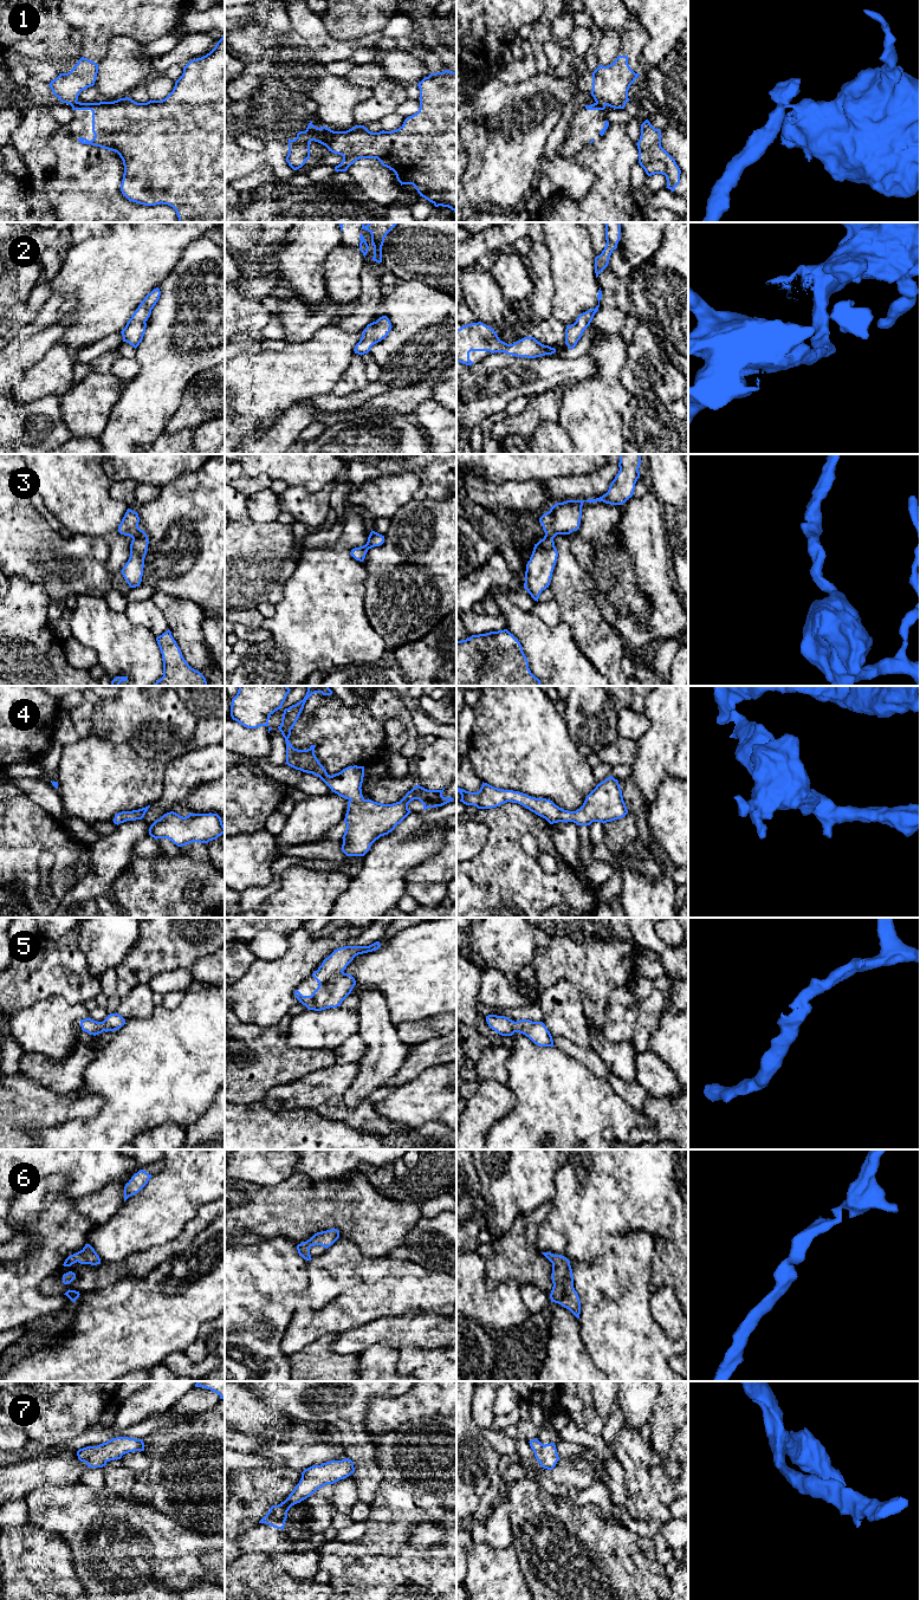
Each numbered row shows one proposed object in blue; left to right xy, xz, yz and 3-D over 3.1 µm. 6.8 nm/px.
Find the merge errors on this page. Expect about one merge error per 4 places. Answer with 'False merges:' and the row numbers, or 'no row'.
False merges: 1

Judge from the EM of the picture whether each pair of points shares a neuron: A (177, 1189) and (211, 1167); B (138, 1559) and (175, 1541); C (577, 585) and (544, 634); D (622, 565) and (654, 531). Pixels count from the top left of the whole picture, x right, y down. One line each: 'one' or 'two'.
A: one
B: one
C: two
D: two

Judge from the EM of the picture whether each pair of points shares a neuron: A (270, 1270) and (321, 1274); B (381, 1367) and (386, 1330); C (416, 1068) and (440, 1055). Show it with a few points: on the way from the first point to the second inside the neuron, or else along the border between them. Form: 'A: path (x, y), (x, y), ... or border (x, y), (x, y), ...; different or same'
A: border (309, 1261), (308, 1284), (291, 1296); different
B: border (397, 1349), (383, 1343), (373, 1343), (358, 1354); different
C: path (422, 1062), (429, 1055), (434, 1055); same

